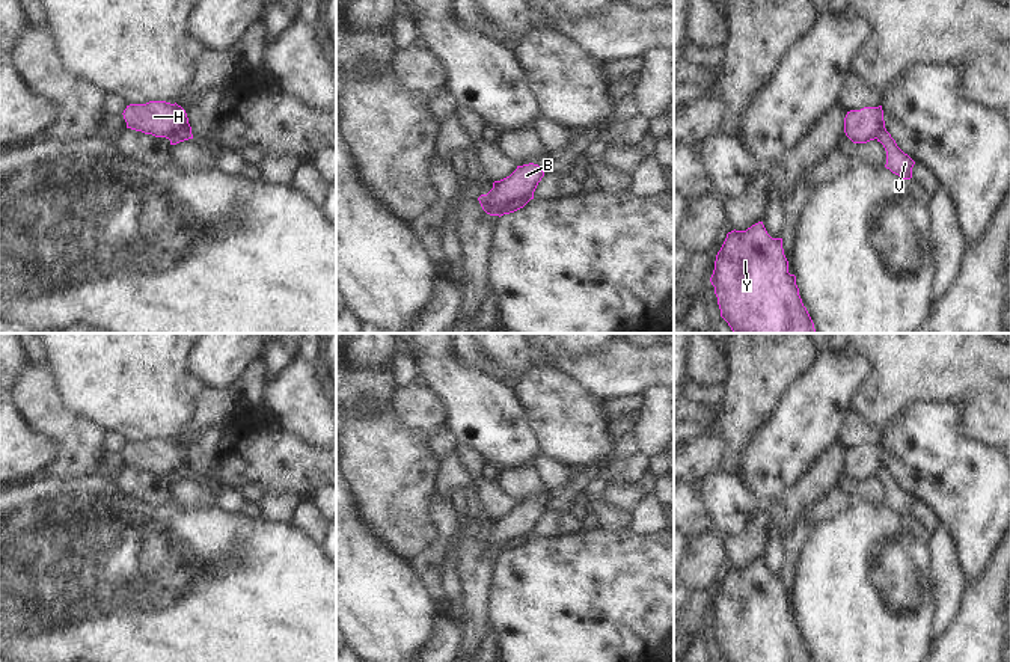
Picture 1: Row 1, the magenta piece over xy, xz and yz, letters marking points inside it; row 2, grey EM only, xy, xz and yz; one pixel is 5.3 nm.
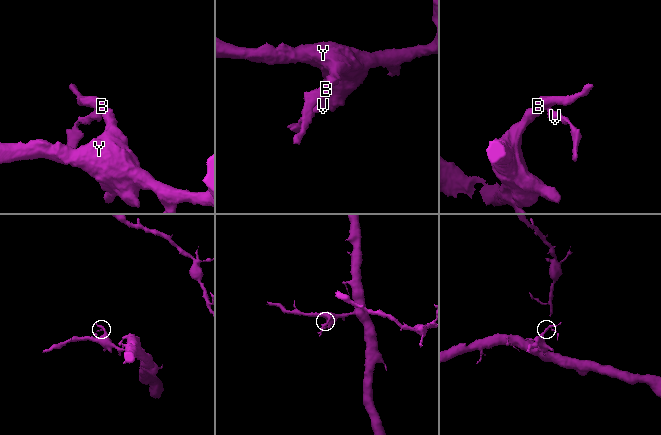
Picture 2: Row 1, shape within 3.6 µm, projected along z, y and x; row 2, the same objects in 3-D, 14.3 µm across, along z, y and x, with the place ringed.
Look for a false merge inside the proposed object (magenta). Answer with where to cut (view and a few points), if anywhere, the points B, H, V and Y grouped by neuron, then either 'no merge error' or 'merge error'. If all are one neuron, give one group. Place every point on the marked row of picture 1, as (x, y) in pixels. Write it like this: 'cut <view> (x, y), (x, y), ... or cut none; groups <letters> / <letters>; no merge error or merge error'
cut xz (528, 199), (513, 202), (504, 213); groups B H Y / V; merge error

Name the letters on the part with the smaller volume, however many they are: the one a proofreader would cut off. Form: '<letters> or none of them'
V

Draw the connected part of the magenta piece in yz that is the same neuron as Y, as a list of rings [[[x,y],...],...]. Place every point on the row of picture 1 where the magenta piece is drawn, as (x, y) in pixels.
[[[763,222],[727,234],[710,282],[734,333],[817,333],[788,273],[782,238],[772,238]]]

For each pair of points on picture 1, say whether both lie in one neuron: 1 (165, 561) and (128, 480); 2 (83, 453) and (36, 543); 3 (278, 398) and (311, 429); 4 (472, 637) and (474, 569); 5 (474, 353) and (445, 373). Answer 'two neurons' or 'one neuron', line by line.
1: two neurons
2: two neurons
3: one neuron
4: one neuron
5: two neurons

